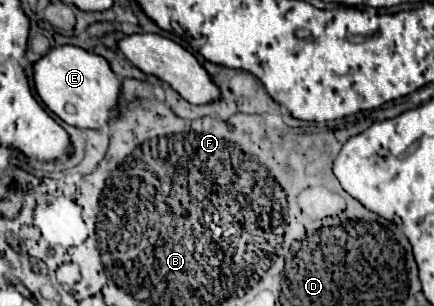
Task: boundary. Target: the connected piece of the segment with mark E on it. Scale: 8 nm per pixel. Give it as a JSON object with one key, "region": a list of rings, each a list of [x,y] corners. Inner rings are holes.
{"region":[[[74,45],[50,49],[34,67],[34,89],[44,105],[64,123],[80,129],[102,129],[108,119],[116,117],[116,103],[120,97],[120,79],[110,69],[108,61],[96,53],[88,53]]]}

